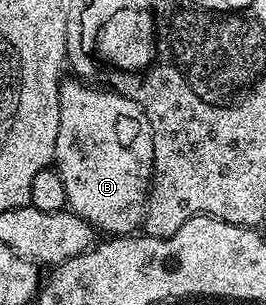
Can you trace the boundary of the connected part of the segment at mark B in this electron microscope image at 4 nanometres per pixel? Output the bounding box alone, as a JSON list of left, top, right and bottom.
[53,80,153,235]

